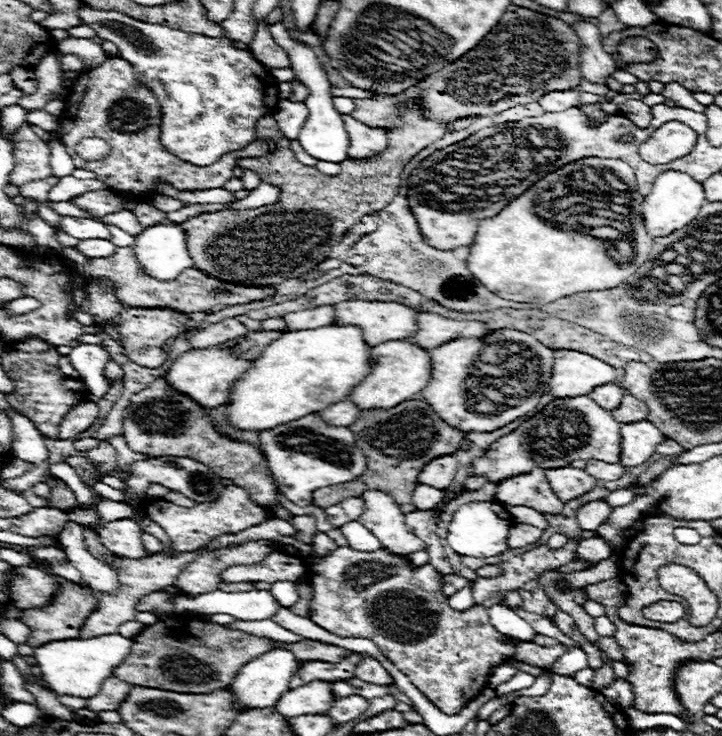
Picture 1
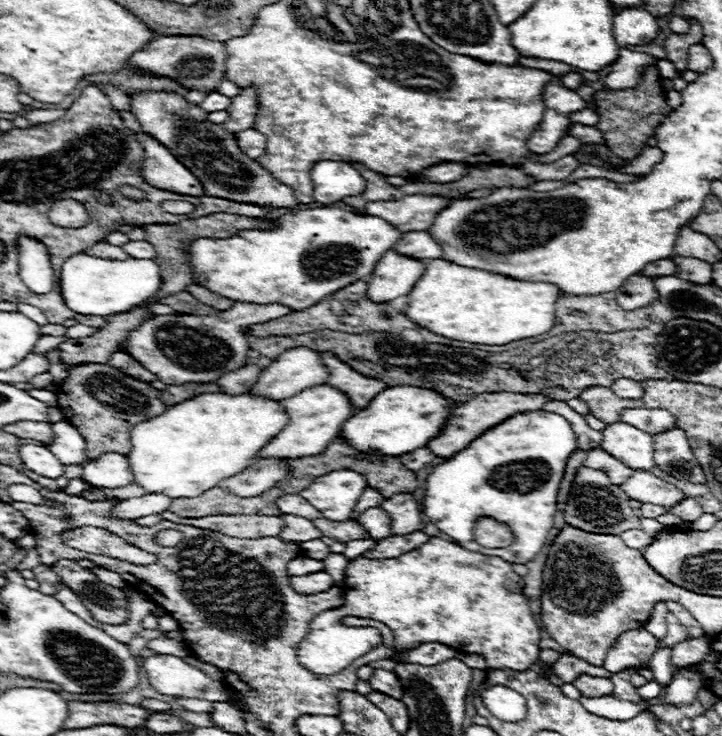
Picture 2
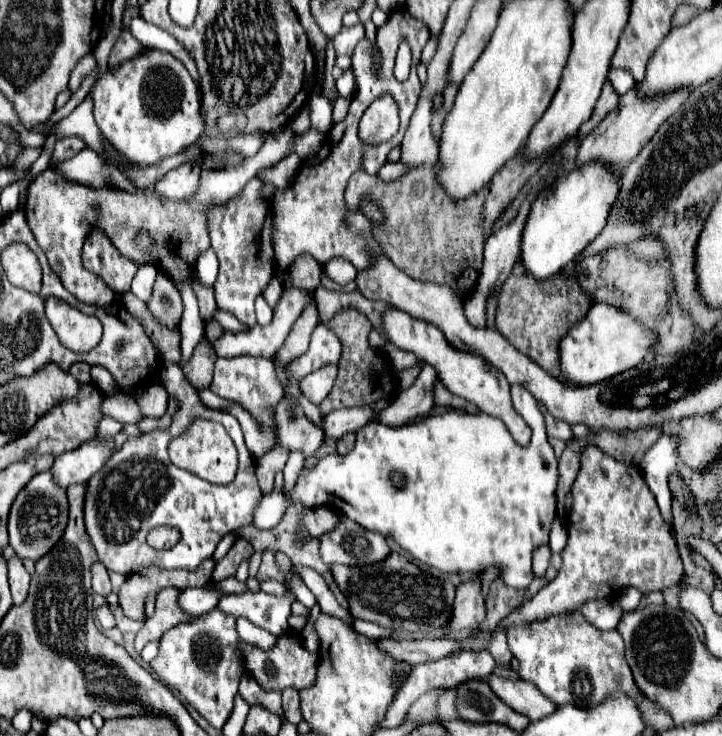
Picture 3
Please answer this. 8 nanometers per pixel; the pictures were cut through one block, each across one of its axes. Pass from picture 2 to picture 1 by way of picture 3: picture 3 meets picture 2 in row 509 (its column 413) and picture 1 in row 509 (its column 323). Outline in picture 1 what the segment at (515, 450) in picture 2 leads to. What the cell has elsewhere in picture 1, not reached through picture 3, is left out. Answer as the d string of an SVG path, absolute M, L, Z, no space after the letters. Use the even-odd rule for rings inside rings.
M470 502L460 506L458 512L452 516L452 522L448 526L448 546L460 556L472 556L472 558L496 556L508 548L506 536L510 528L512 528L512 516L500 502Z

